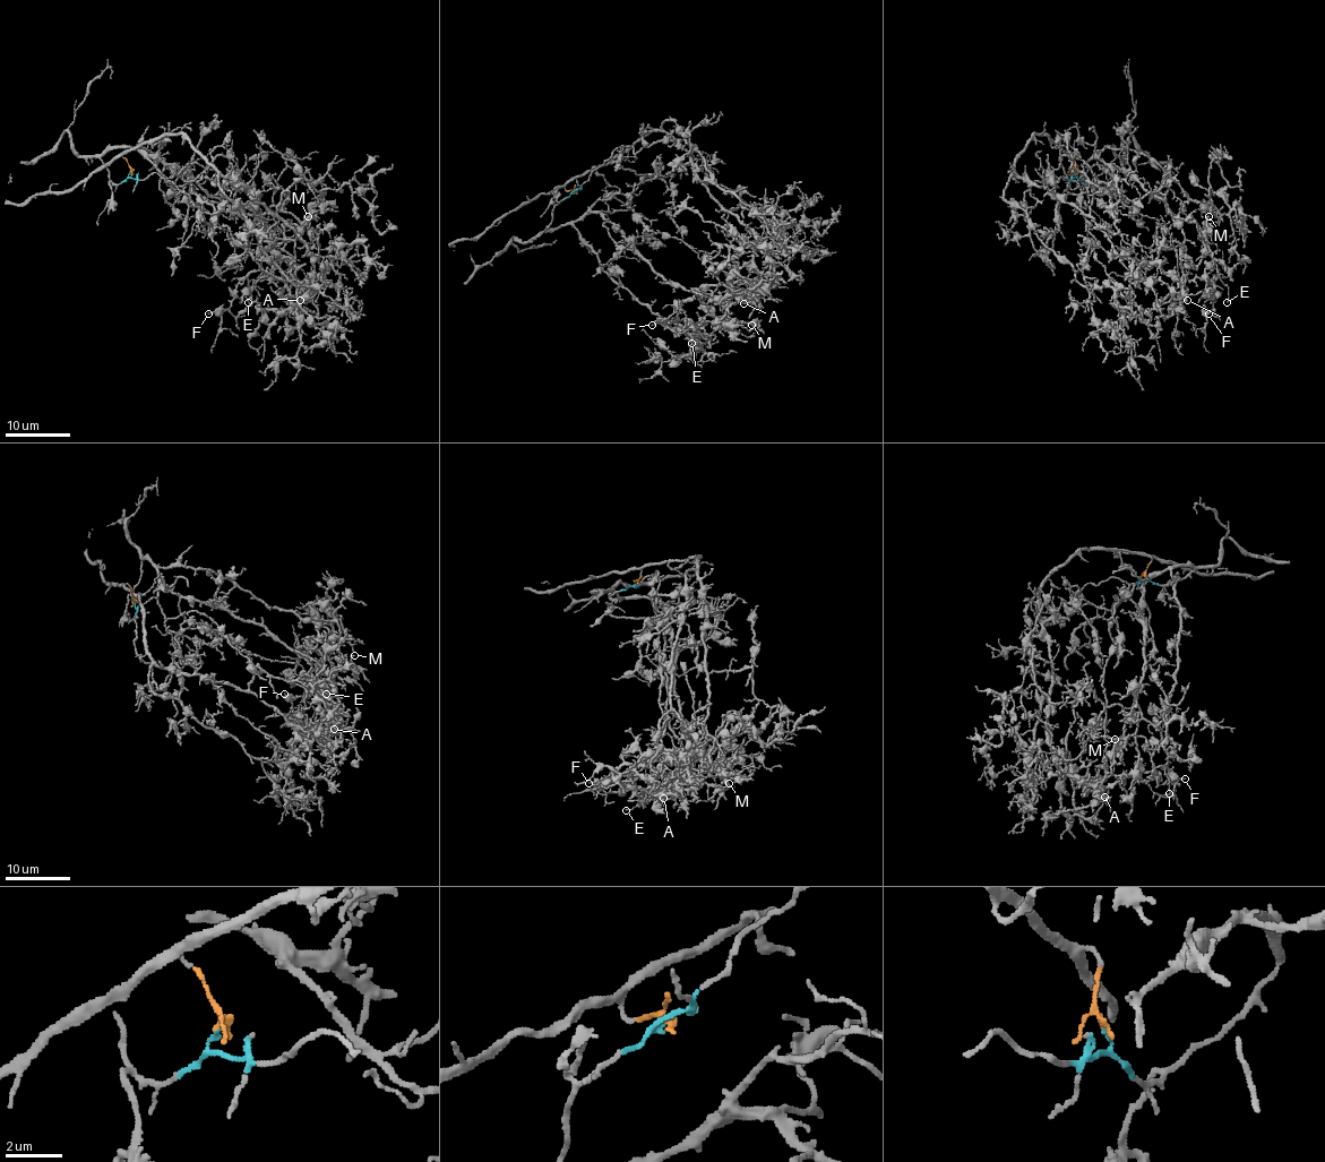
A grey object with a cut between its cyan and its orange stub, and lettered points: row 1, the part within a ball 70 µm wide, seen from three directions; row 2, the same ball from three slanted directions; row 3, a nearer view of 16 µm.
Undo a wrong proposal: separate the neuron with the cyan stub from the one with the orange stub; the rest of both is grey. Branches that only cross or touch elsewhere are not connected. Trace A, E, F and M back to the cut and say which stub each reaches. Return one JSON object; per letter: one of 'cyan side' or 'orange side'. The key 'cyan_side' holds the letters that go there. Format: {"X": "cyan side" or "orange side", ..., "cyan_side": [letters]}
{"A": "orange side", "E": "cyan side", "F": "cyan side", "M": "cyan side", "cyan_side": ["E", "F", "M"]}

